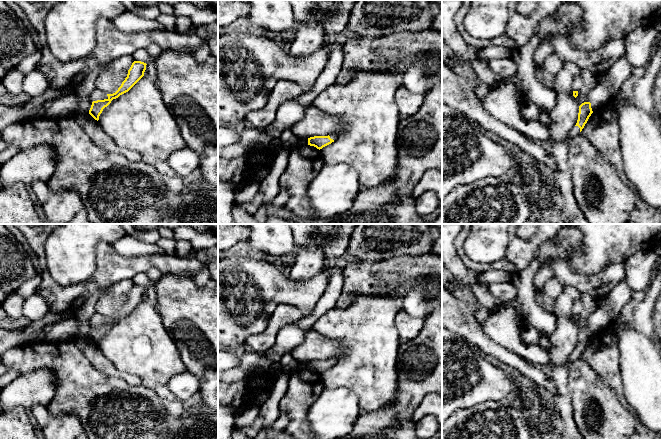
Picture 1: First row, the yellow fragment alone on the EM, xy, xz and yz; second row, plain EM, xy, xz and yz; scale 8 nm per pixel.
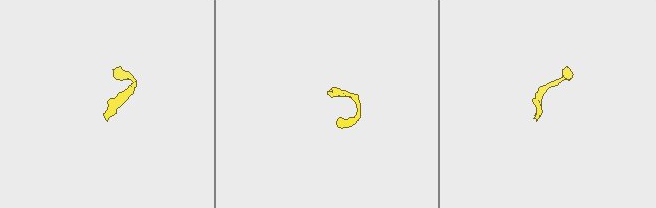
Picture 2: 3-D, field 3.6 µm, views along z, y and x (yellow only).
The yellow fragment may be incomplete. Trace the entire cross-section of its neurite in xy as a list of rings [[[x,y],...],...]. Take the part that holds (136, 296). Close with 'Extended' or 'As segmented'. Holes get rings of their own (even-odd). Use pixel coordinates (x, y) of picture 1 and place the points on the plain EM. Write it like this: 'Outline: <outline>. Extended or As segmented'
Outline: [[[134,285],[128,294],[127,301],[122,306],[118,314],[113,318],[107,318],[107,323],[93,325],[89,338],[98,345],[103,333],[107,331],[113,323],[116,323],[120,319],[128,316],[144,300],[146,289],[147,288],[144,286]]]. As segmented

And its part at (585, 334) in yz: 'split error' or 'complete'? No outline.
split error

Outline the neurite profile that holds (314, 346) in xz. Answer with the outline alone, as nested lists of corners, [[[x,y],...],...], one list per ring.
[[[311,328],[306,332],[303,341],[290,353],[298,363],[331,358],[338,360],[341,357],[341,345]]]

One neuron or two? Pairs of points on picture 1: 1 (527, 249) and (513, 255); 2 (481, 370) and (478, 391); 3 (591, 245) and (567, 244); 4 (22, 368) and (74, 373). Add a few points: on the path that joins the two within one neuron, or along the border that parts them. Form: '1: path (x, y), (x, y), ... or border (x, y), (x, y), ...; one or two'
1: path (524, 250), (516, 255); one
2: path (478, 375), (478, 386); one
3: border (581, 234), (581, 244), (567, 255), (571, 267); two
4: path (35, 362), (61, 362); one

